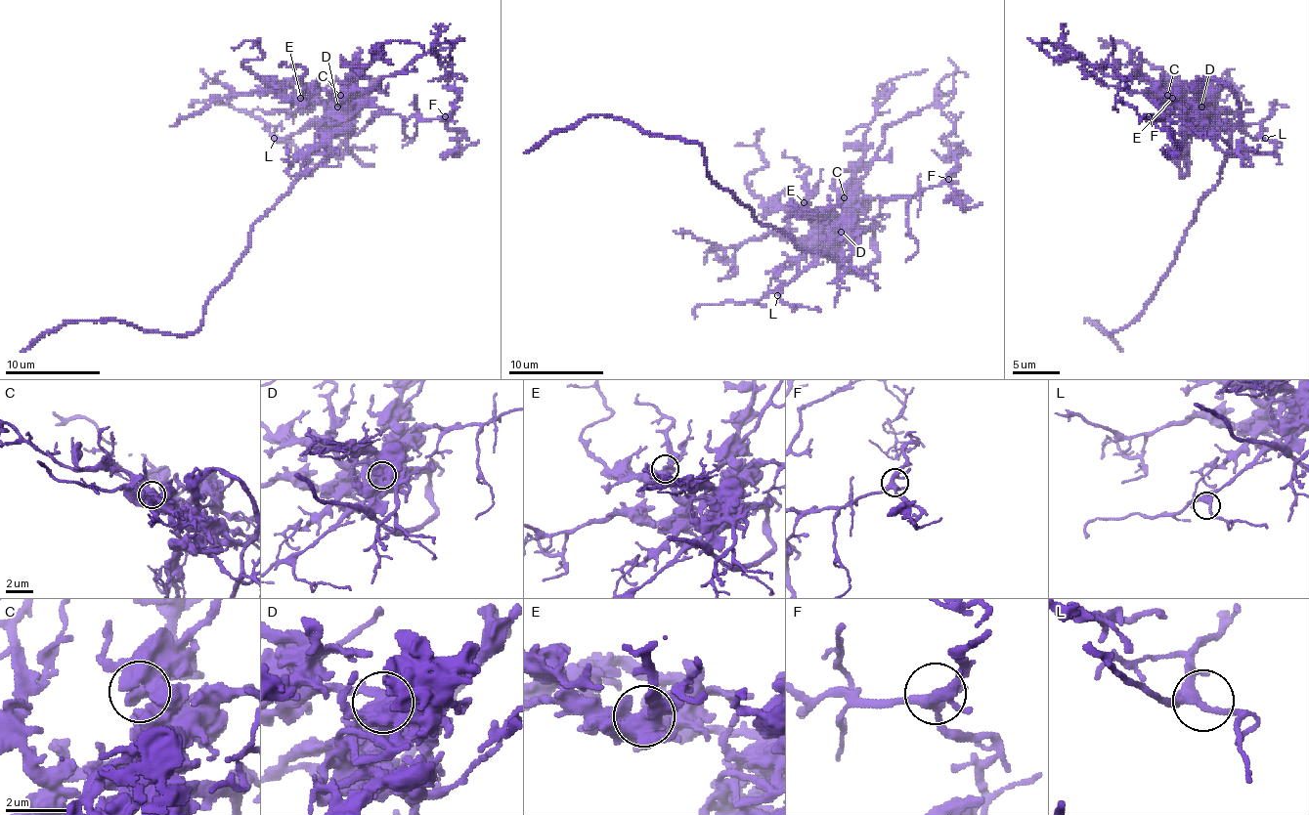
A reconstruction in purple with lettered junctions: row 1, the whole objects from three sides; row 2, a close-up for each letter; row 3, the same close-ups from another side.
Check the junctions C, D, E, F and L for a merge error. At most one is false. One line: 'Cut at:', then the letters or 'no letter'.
Cut at: no letter

